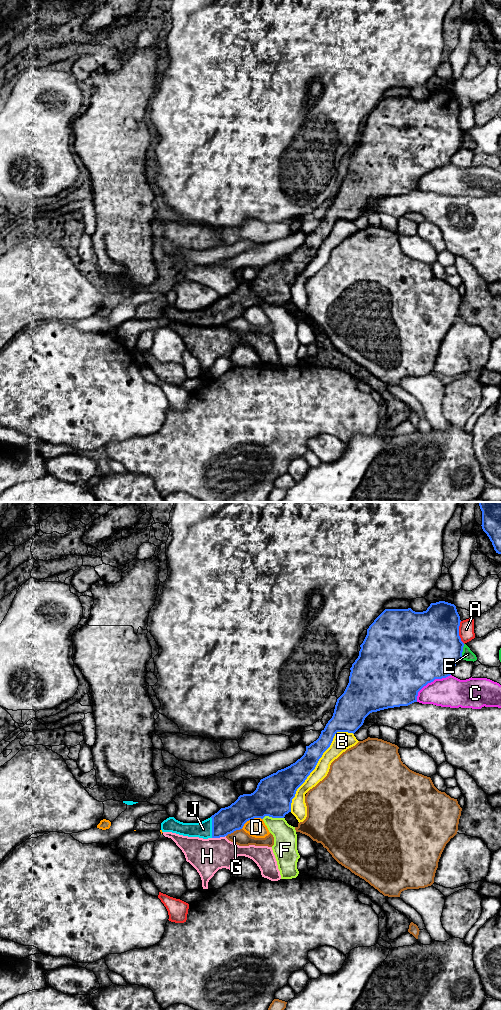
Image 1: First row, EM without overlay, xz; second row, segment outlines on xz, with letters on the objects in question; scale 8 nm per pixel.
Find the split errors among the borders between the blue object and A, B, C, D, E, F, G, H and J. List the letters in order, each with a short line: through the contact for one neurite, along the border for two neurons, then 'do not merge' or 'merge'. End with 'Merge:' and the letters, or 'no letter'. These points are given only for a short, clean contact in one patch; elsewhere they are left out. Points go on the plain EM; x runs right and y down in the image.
A: do not merge
B: do not merge
C: do not merge
D: do not merge
E: line xz (464, 132), (461, 146); do not merge
F: line xz (283, 305), (264, 304), (262, 306); do not merge
G: do not merge
H: line xz (225, 323), (219, 326), (212, 326); do not merge
J: merge
Merge: J

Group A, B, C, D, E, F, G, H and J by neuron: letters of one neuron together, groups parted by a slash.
A / B / C / D / E / F / G / H / J

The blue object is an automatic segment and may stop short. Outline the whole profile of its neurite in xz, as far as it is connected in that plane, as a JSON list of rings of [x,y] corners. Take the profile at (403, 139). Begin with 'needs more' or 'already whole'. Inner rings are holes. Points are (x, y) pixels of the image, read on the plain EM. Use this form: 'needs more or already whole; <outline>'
needs more; [[[439,89],[431,91],[426,99],[415,100],[408,97],[385,97],[369,114],[367,123],[360,133],[359,144],[350,156],[349,171],[344,181],[337,187],[332,206],[321,219],[319,226],[306,234],[304,243],[290,254],[278,258],[263,267],[251,282],[243,282],[230,294],[221,296],[210,306],[200,311],[183,311],[174,305],[169,305],[161,311],[162,320],[172,320],[188,325],[203,327],[225,325],[236,318],[243,316],[244,312],[254,306],[263,307],[265,304],[284,306],[291,300],[292,287],[297,277],[305,270],[315,257],[323,241],[330,235],[337,220],[355,221],[364,211],[365,206],[372,200],[408,194],[417,190],[418,180],[435,167],[446,166],[451,163],[452,157],[462,147],[464,131],[459,124],[460,104],[454,92]]]

